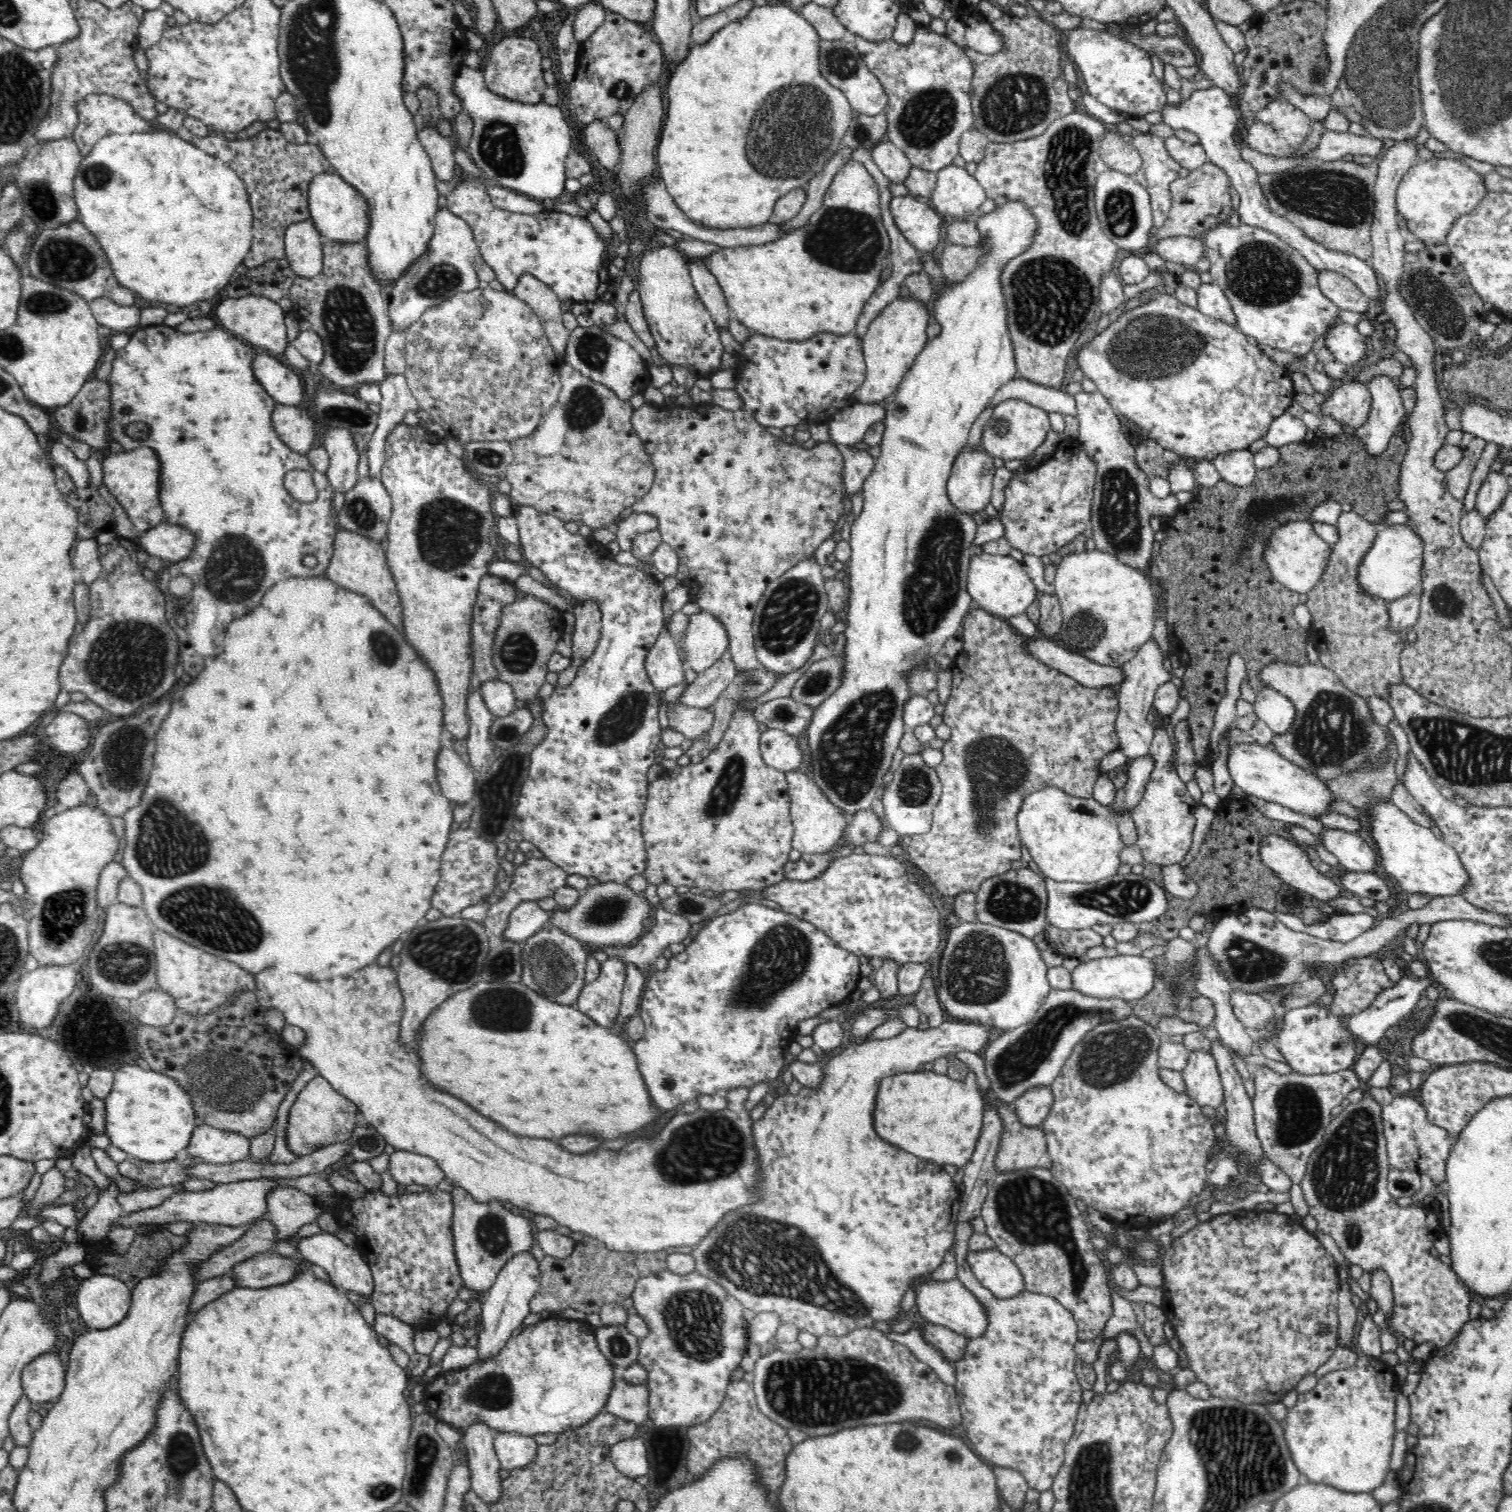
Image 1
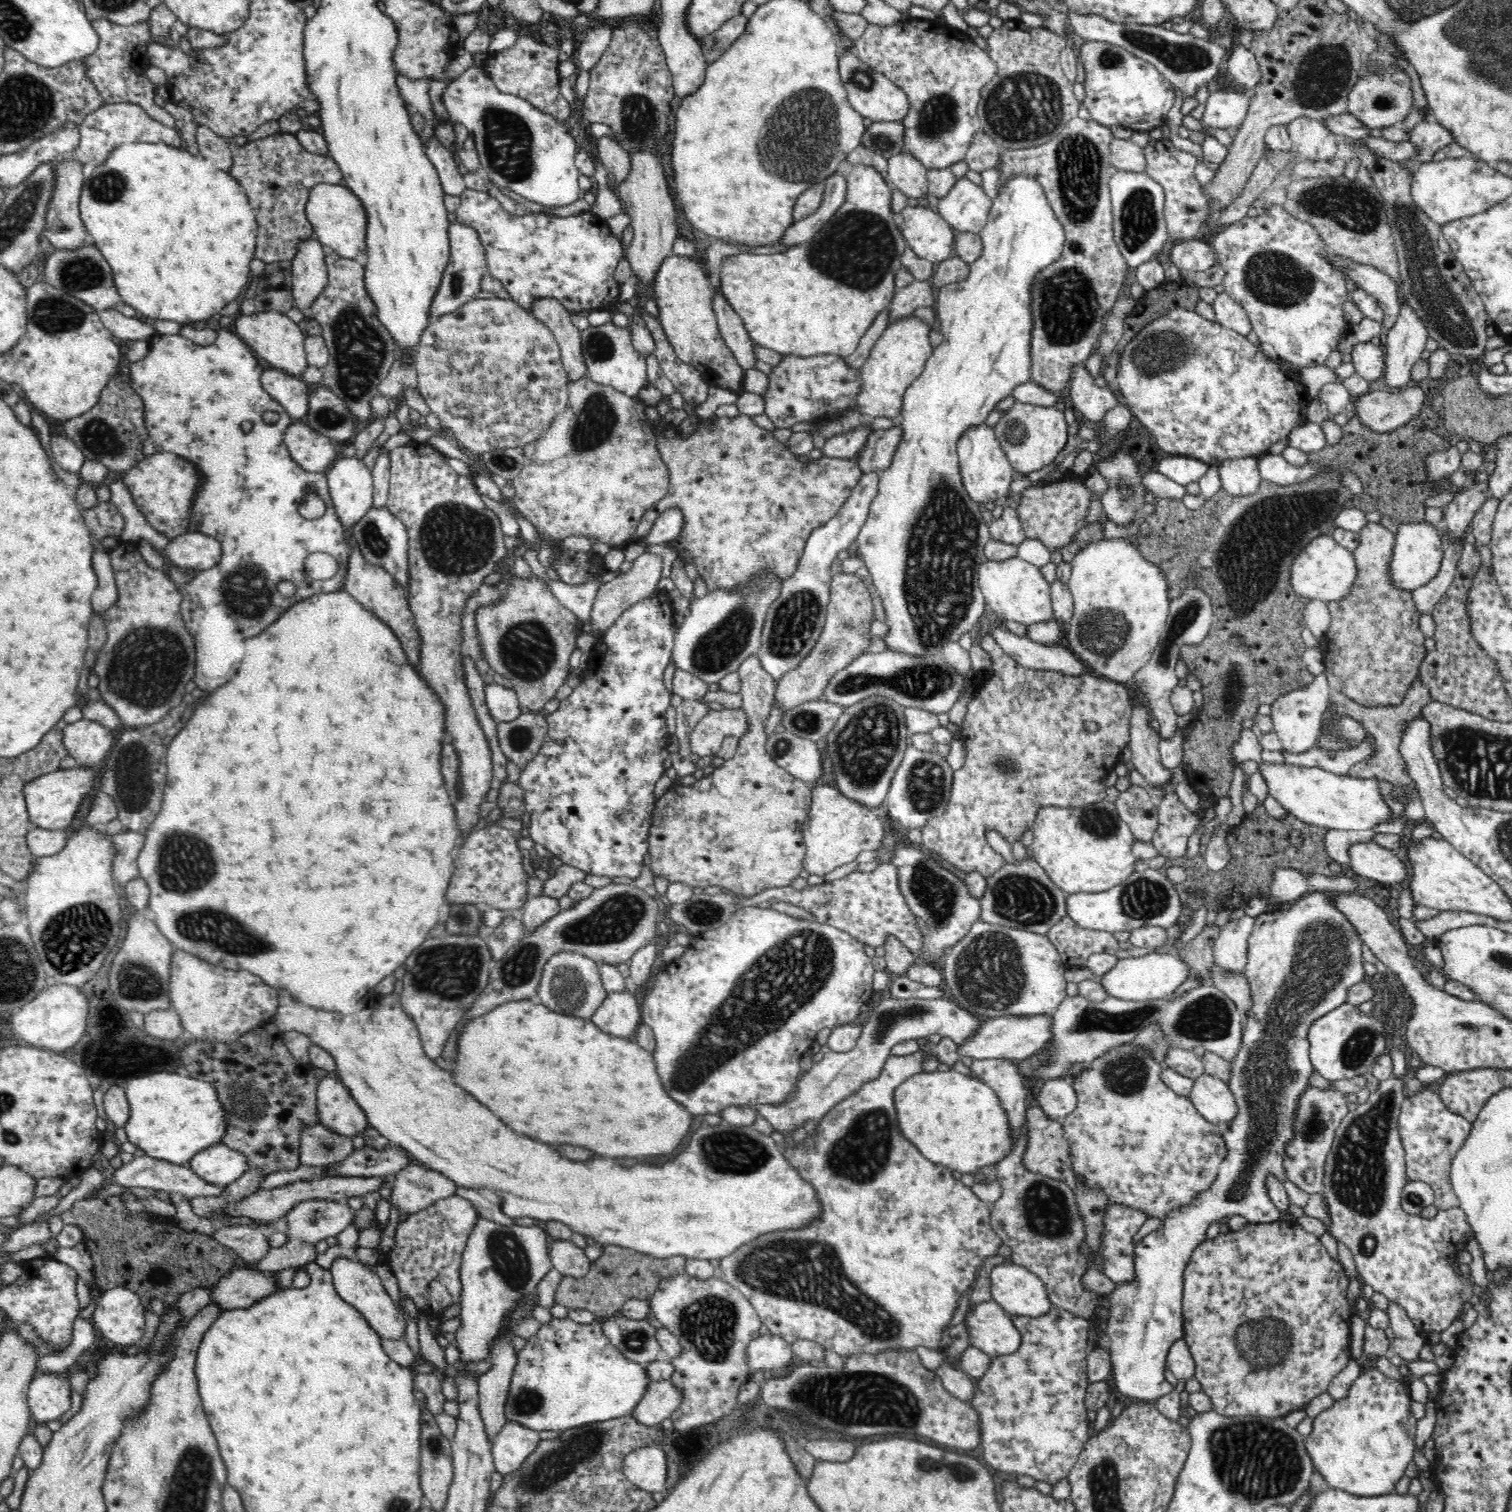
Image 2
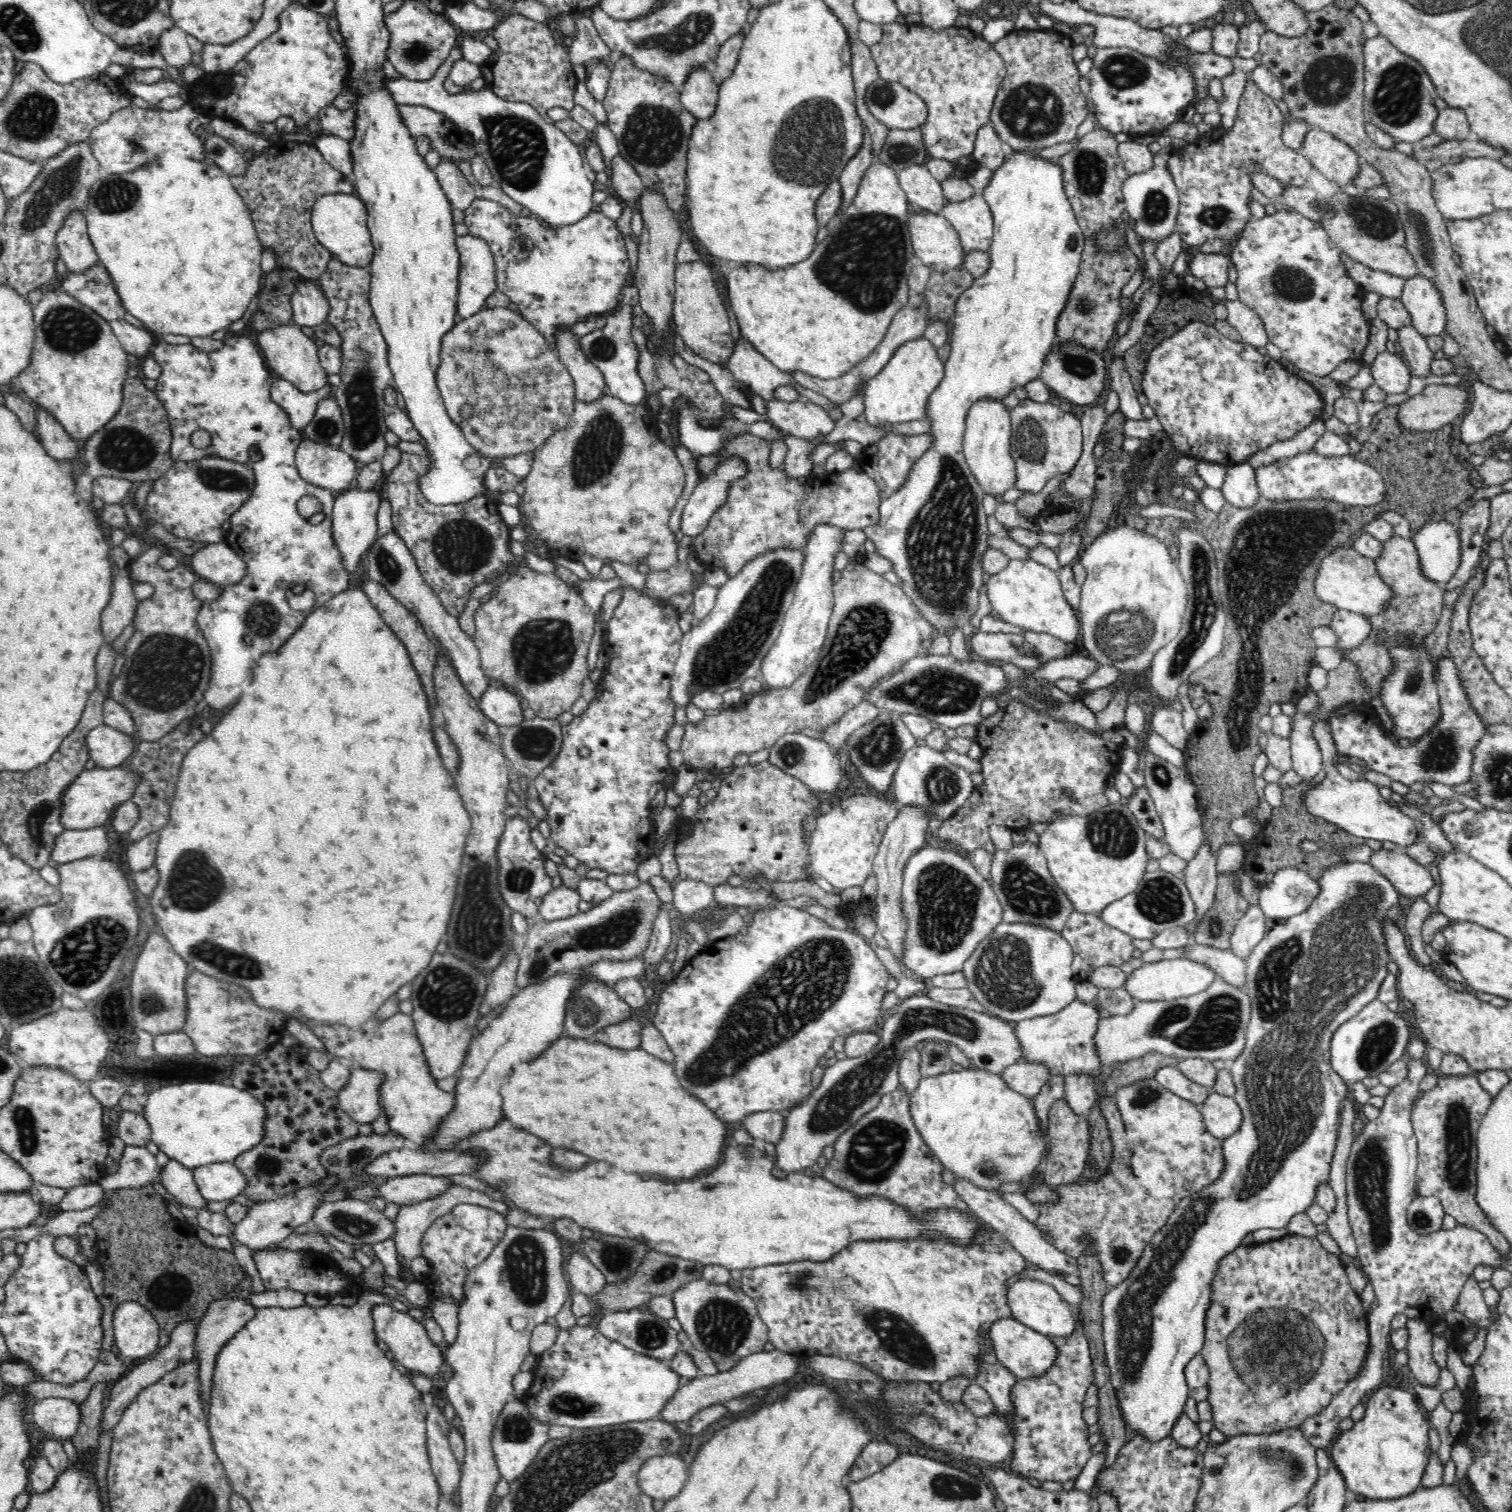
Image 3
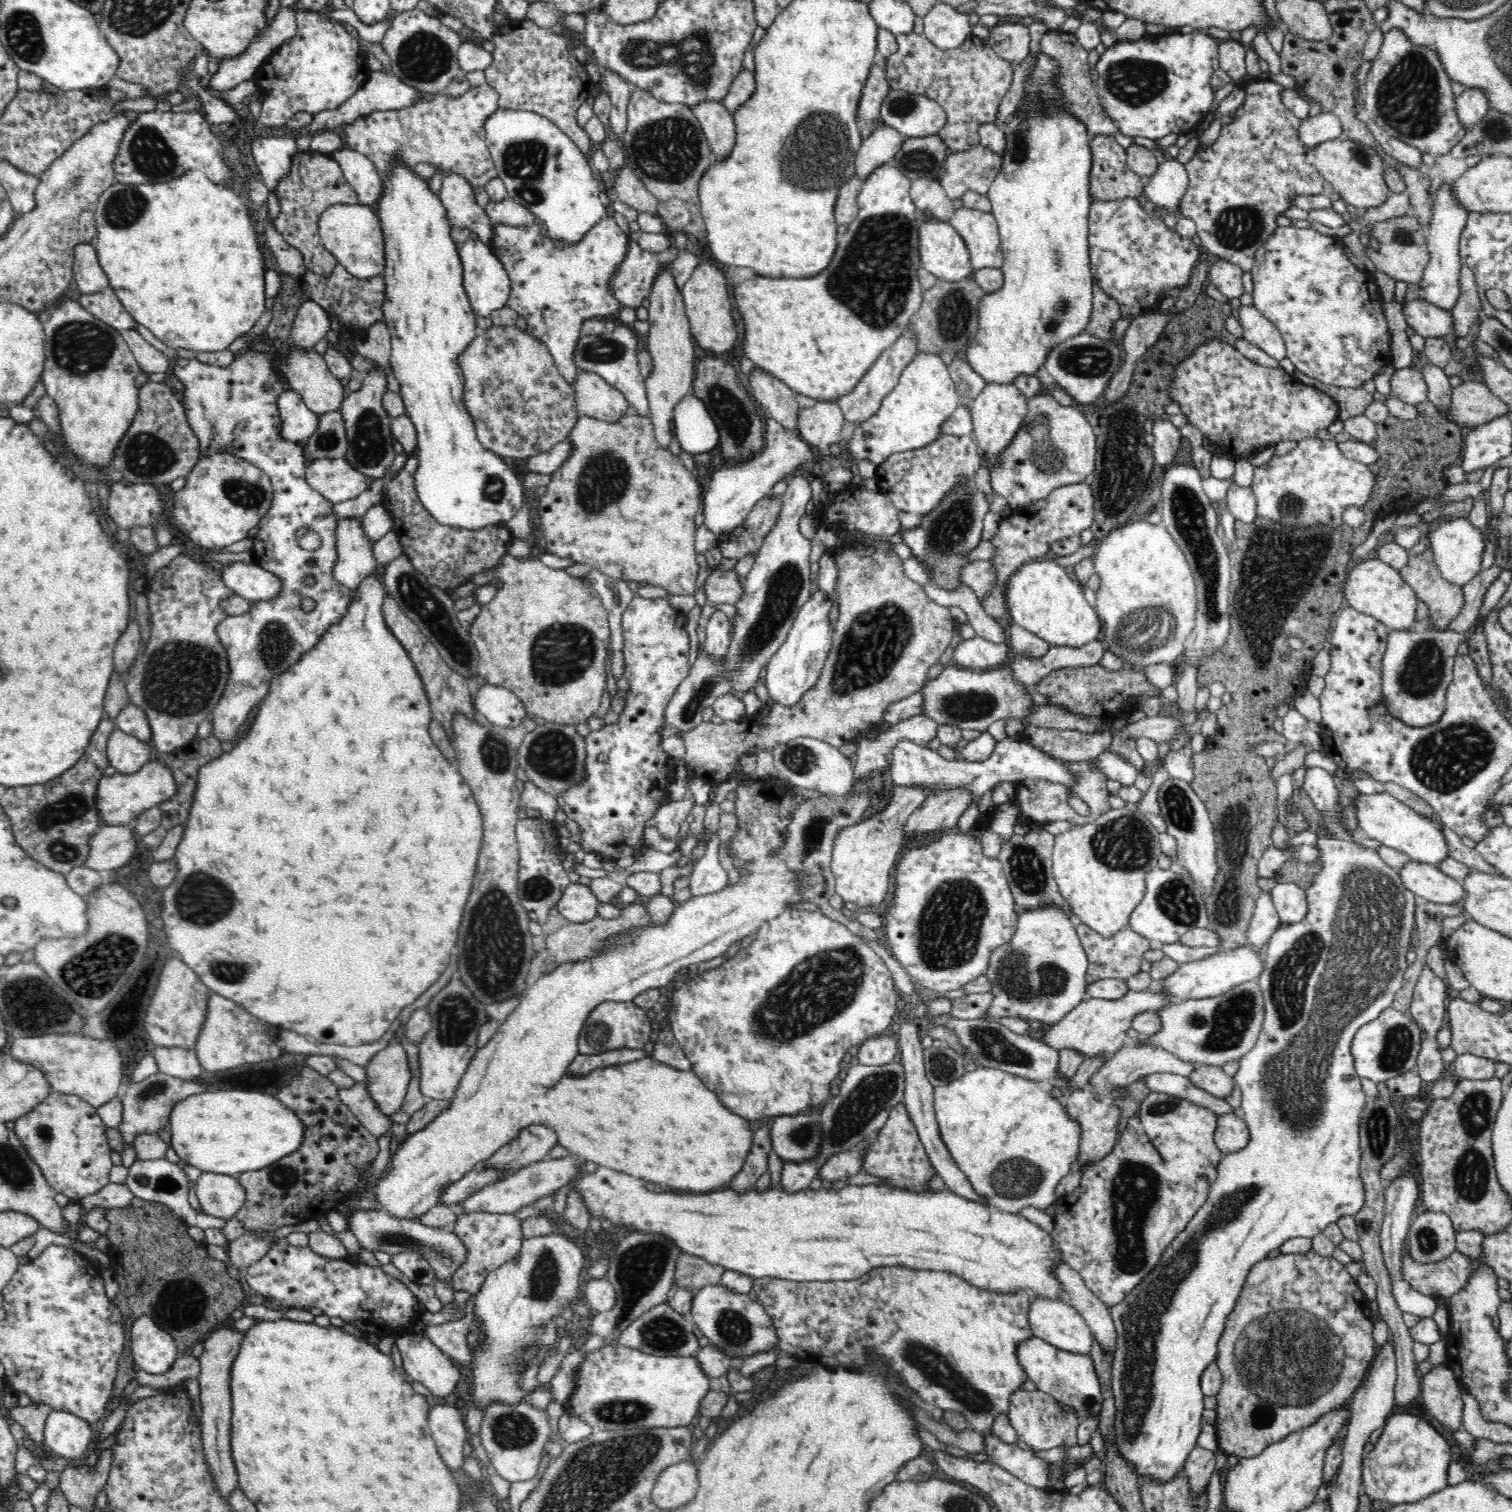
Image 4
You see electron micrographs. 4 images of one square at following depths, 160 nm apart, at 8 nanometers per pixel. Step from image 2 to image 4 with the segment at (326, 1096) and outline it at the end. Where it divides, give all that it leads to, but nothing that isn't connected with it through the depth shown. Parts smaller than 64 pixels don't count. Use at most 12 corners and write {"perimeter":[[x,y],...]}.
{"perimeter":[[395,1036],[365,1068],[366,1089],[386,1115],[400,1110],[411,1067]]}

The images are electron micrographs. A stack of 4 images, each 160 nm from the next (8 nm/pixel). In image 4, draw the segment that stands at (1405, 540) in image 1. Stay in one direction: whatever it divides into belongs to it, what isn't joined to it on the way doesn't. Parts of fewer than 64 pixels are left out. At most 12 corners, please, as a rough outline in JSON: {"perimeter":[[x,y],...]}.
{"perimeter":[[1466,517],[1427,529],[1435,567],[1461,587],[1482,569],[1485,537]]}

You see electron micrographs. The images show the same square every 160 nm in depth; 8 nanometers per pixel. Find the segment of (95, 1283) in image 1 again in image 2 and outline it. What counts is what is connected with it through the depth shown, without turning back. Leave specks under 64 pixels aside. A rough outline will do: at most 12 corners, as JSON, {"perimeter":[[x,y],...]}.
{"perimeter":[[106,1288],[92,1321],[104,1338],[144,1338],[144,1306],[134,1292]]}

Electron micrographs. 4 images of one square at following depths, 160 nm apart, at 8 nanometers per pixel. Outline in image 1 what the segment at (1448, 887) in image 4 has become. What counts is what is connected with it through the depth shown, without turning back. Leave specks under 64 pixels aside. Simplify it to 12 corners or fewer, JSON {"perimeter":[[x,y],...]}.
{"perimeter":[[1326,828],[1320,841],[1339,869],[1374,872],[1378,859],[1364,837]]}

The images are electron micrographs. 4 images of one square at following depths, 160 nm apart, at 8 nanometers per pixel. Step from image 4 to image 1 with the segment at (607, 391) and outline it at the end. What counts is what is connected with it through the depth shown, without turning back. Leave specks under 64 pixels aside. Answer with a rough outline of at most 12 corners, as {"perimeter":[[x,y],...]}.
{"perimeter":[[528,272],[512,293],[536,313],[564,363],[571,332],[558,295]]}

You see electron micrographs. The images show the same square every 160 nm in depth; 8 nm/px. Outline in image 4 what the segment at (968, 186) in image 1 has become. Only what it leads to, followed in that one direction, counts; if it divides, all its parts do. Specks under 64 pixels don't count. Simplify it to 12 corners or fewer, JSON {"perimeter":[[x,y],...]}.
{"perimeter":[[958,204],[949,223],[975,270],[1002,268],[992,212]]}

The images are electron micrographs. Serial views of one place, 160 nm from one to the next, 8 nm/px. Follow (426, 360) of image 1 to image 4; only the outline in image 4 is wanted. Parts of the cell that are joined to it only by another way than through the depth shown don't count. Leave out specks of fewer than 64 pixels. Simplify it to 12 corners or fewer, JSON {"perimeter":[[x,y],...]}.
{"perimeter":[[492,326],[462,350],[462,404],[484,448],[566,441],[575,390],[546,345]]}

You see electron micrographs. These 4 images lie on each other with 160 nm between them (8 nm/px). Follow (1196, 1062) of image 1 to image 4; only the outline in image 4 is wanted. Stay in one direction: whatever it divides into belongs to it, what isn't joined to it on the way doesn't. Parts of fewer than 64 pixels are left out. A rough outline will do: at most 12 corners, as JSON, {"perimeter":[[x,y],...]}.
{"perimeter":[[1240,1111],[1218,1114],[1214,1141],[1222,1154],[1247,1146]]}

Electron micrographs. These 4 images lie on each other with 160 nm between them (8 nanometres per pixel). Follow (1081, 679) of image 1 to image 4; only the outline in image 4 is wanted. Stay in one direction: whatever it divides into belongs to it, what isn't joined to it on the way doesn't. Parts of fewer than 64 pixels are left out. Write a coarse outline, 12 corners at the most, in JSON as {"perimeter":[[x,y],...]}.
{"perimeter":[[964,639],[956,667],[986,671],[1011,658],[1008,643]]}

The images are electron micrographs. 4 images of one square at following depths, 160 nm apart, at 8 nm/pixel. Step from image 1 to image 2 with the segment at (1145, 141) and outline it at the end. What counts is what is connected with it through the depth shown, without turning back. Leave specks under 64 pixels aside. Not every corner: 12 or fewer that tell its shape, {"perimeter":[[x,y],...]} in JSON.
{"perimeter":[[1169,139],[1142,150],[1165,193],[1170,238],[1203,237],[1211,200],[1197,157]]}

